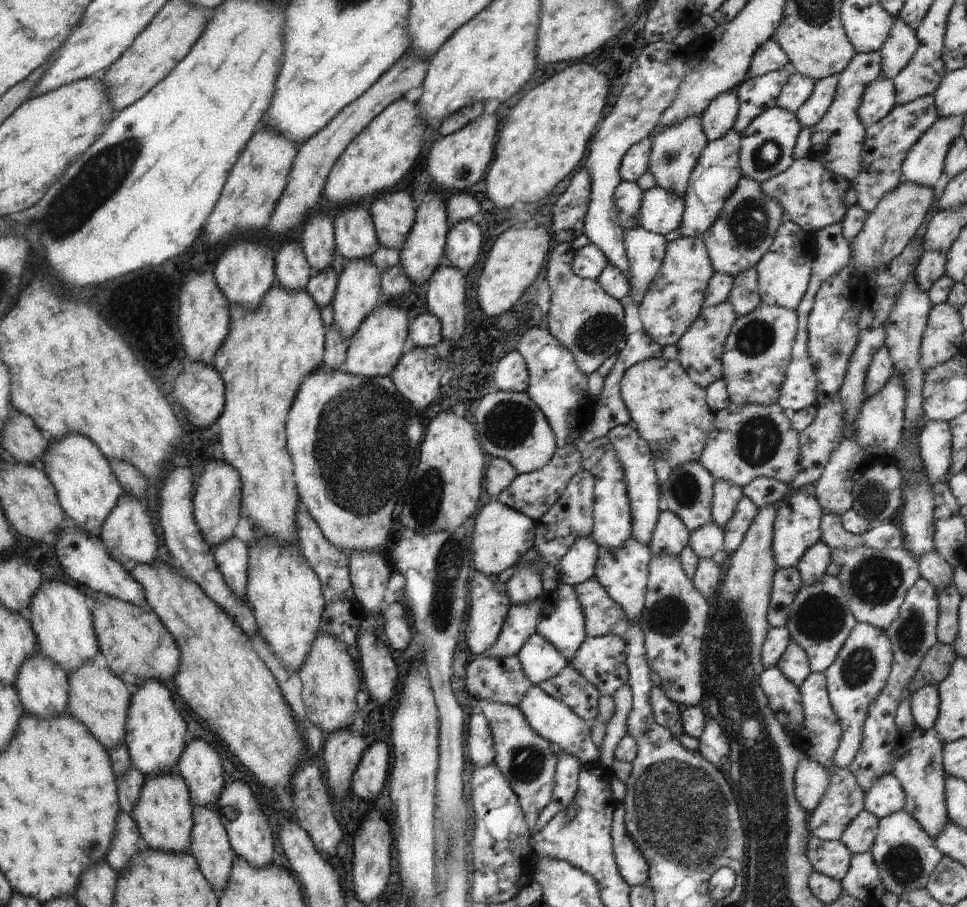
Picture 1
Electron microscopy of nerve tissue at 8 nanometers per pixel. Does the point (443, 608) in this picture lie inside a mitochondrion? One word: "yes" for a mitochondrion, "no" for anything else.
yes

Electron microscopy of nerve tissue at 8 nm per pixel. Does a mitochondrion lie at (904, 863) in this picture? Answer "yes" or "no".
yes

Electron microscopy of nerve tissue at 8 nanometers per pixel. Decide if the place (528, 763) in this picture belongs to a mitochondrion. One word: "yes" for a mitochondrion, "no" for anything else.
yes

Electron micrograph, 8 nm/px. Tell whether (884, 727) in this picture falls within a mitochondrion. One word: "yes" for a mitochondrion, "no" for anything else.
no

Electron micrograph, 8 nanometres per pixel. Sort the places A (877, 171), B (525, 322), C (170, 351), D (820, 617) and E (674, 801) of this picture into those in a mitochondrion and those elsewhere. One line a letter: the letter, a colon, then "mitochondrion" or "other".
A: mitochondrion
B: other
C: other
D: mitochondrion
E: mitochondrion

